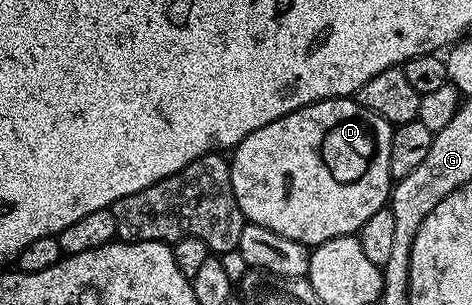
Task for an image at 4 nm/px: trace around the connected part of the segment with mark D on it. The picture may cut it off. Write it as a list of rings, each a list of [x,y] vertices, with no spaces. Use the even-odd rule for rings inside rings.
[[[345,97],[342,99],[323,99],[317,103],[306,105],[302,109],[294,109],[278,121],[270,121],[270,125],[262,125],[262,129],[254,129],[254,133],[240,142],[231,152],[230,166],[232,168],[232,184],[234,185],[234,197],[242,209],[245,220],[257,223],[266,229],[274,229],[274,233],[282,233],[282,237],[290,237],[290,241],[304,243],[309,249],[316,247],[319,243],[330,241],[334,237],[343,235],[356,235],[374,213],[385,210],[390,199],[390,192],[394,186],[394,180],[390,173],[390,141],[392,140],[393,124],[388,123],[378,113],[370,113],[355,98]]]

